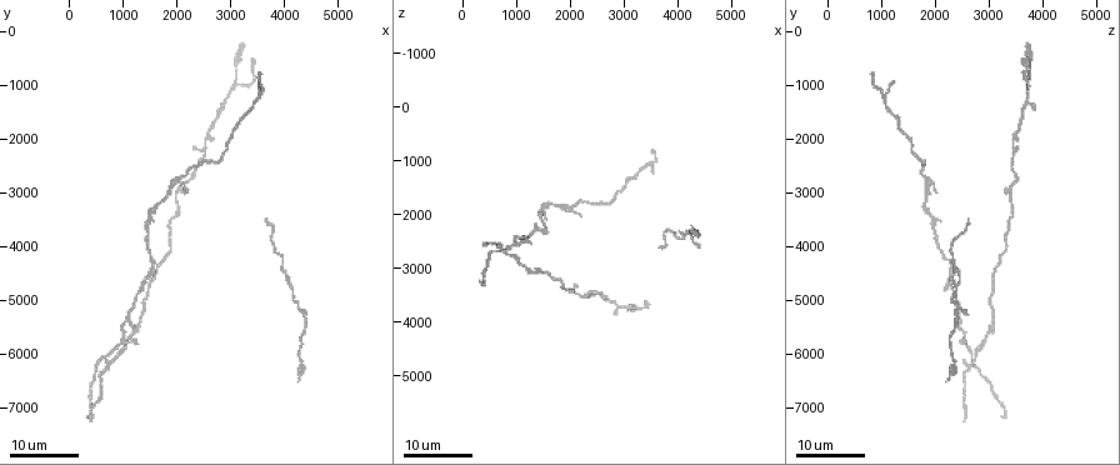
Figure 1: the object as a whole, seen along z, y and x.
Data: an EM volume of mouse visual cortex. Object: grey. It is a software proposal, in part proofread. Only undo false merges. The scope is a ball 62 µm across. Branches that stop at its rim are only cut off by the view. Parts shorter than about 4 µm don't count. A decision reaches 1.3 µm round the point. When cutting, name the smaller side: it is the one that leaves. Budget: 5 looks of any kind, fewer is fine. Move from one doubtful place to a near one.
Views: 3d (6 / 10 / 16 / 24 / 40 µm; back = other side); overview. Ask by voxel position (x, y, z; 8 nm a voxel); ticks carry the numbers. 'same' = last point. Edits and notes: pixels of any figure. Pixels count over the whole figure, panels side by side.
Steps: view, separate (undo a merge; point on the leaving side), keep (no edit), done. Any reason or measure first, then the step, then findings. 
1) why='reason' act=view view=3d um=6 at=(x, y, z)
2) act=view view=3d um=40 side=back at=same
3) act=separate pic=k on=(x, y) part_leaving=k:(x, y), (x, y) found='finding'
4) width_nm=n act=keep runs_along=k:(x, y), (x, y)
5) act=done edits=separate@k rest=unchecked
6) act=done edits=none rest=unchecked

why='three arms meet' act=view view=3d um=16 at=(800, 6100, 2800)

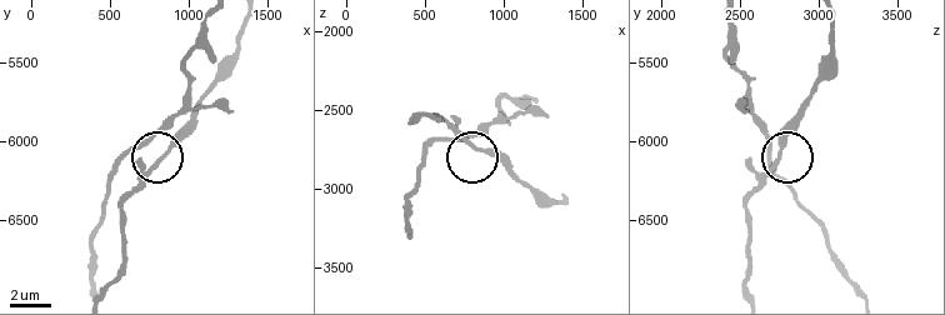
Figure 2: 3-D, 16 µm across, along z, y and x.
act=view view=3d um=10 at=(820, 6120, 2740)

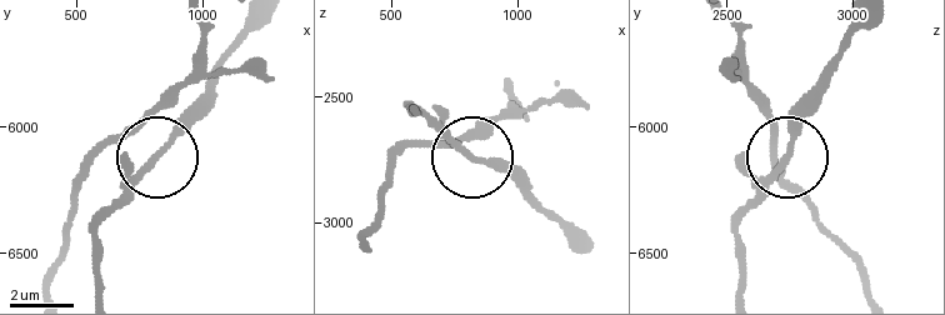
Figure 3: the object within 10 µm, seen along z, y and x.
side_arm_um=11 act=keep runs_along=3:(199, 24), (196, 73), (143, 129), (151, 161), (98, 215) found='continuous, no second neuron'

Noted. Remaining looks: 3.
why='side arm on a straight run' act=view view=3d um=16 at=(1350, 4600, 2250)

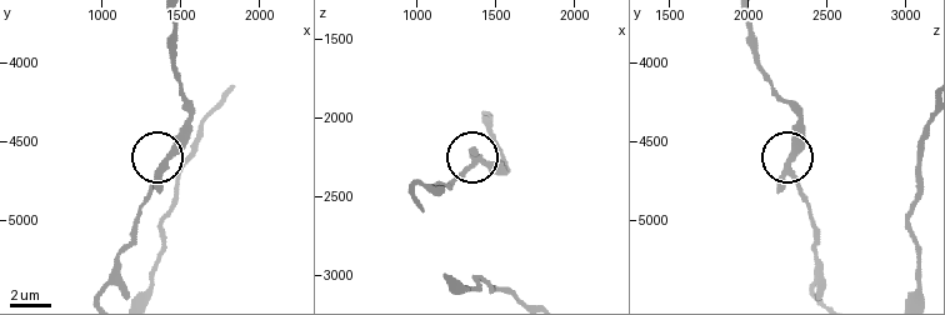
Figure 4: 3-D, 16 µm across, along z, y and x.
act=view view=3d um=6 at=(1380, 4660, 2240)

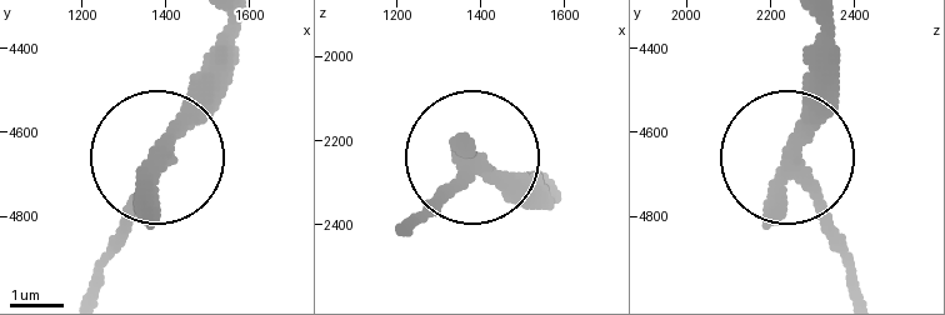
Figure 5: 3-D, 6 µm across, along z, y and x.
act=keep runs_along=5:(114, 235), (168, 131), (230, 69) found='all the same neuron'

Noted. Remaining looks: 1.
act=done edits=none rest=unchecked

